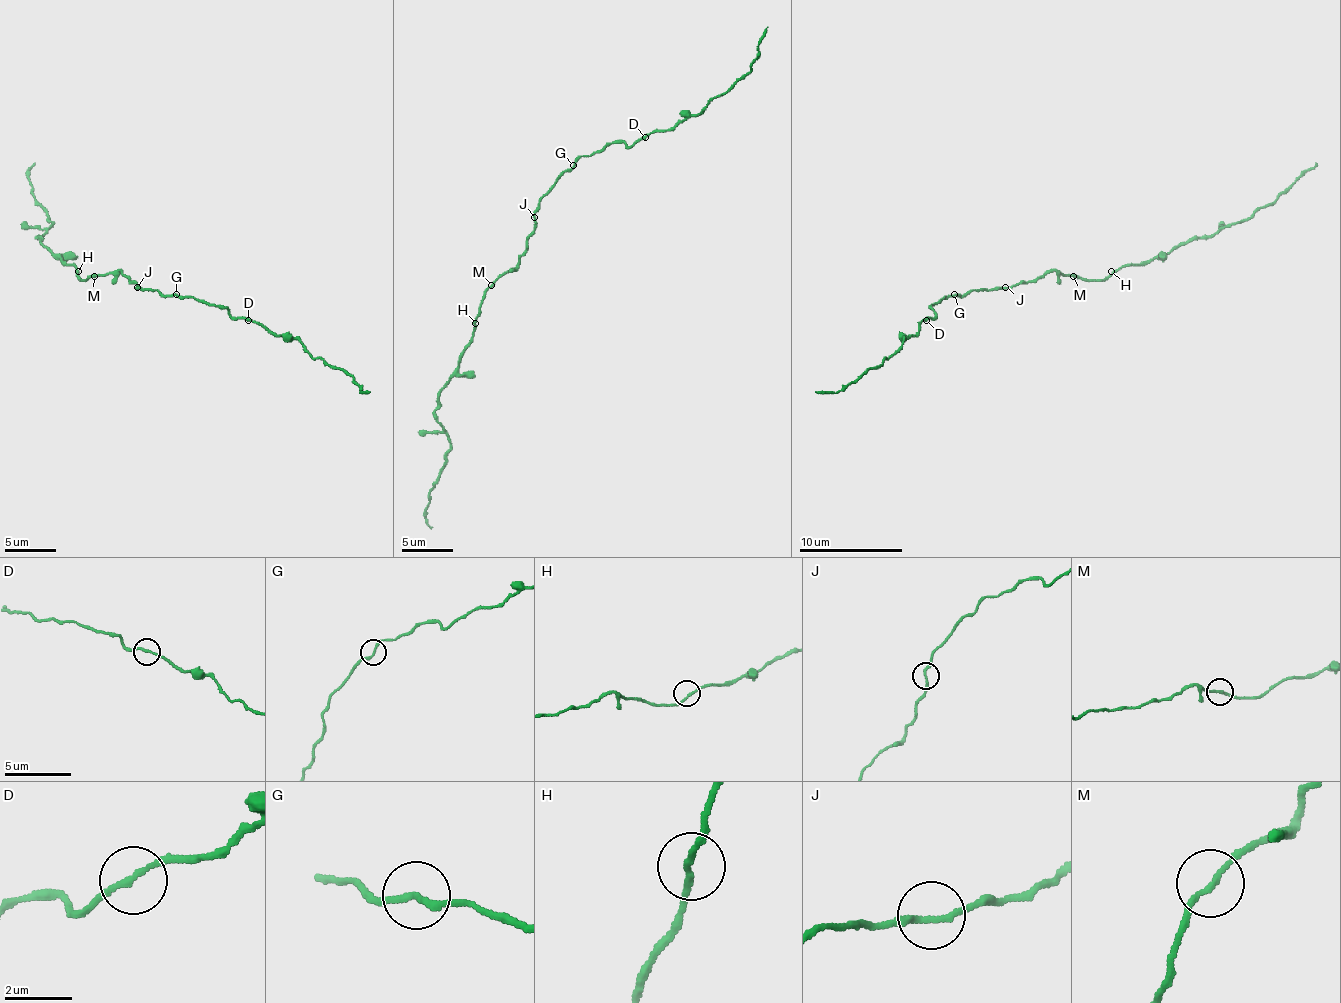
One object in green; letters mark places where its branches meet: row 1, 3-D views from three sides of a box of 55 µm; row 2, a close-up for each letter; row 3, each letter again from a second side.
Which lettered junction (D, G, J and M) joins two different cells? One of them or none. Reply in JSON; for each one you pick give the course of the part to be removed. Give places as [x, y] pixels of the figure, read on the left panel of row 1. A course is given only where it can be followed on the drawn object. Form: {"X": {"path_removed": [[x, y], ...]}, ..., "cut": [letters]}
{"cut": []}

